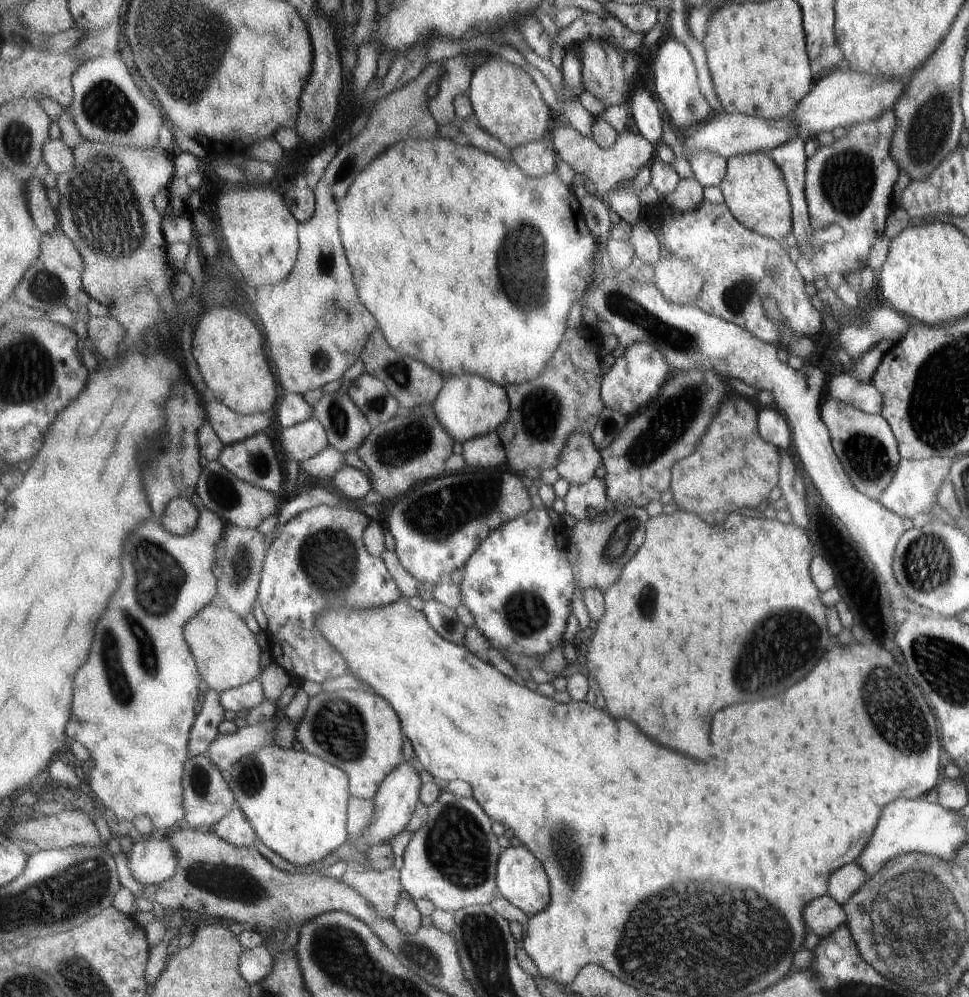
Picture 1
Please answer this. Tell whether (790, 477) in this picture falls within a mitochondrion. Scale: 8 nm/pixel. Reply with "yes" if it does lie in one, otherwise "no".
no

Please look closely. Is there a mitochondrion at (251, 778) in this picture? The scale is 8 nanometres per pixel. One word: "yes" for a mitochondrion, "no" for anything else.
yes

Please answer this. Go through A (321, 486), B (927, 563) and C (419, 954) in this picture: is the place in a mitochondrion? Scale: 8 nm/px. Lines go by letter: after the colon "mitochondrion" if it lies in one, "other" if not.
A: other
B: mitochondrion
C: mitochondrion

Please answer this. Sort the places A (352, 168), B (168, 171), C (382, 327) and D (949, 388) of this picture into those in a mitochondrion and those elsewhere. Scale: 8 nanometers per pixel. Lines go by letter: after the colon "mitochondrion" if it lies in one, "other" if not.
A: other
B: other
C: other
D: mitochondrion

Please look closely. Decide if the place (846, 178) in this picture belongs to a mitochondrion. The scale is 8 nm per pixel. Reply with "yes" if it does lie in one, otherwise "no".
yes

